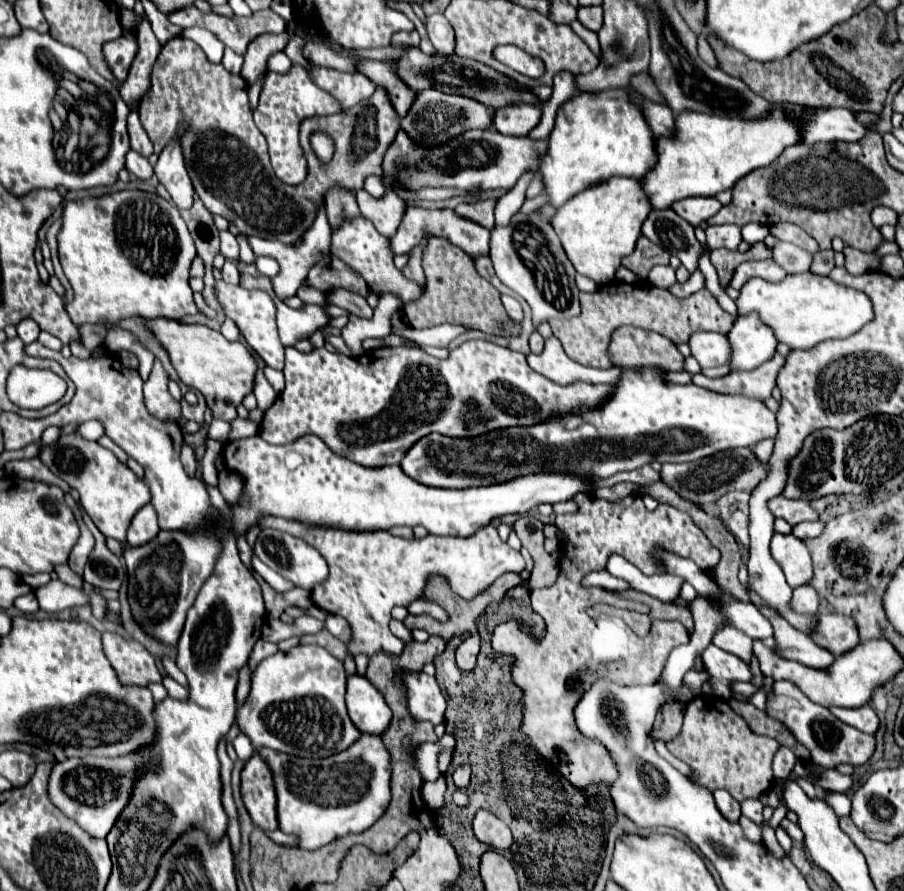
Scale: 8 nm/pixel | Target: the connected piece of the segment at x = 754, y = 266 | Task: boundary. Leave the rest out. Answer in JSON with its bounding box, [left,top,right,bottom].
[730,259,788,289]

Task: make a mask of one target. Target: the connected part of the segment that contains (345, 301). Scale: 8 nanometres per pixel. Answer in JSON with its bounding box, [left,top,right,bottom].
[328,289,372,319]

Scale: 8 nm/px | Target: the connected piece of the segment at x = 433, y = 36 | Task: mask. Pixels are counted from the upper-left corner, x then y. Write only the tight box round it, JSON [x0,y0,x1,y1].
[426,15,454,55]

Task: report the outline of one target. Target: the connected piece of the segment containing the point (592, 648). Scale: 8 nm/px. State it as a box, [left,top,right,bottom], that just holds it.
[492,495,720,787]

